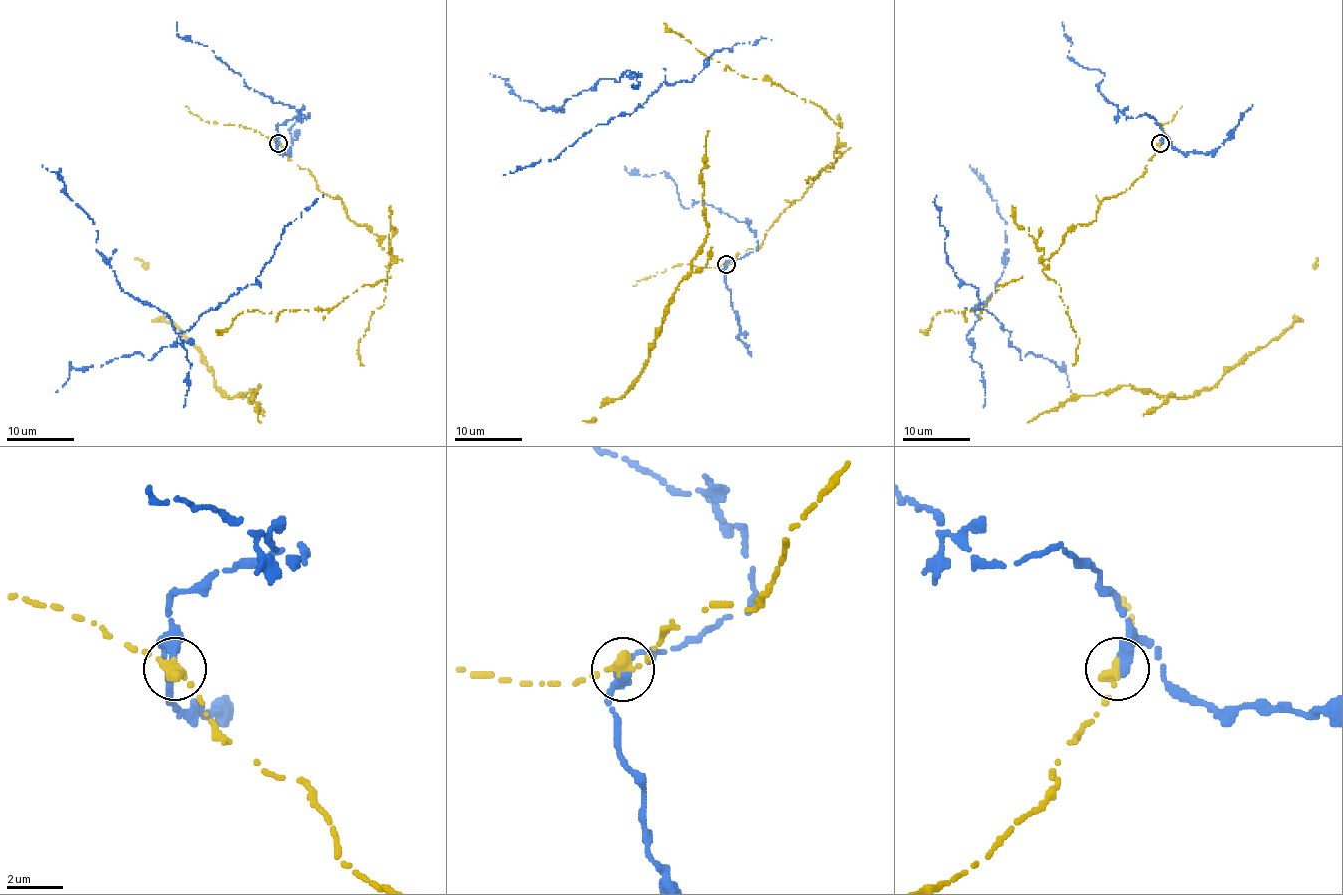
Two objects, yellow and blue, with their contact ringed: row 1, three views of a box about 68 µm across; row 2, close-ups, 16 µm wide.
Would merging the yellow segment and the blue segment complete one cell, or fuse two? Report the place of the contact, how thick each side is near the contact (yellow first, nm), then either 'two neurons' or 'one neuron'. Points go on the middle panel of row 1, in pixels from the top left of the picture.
at (726, 264); 340 nm thick on the yellow side, 440 nm on the other; two neurons

